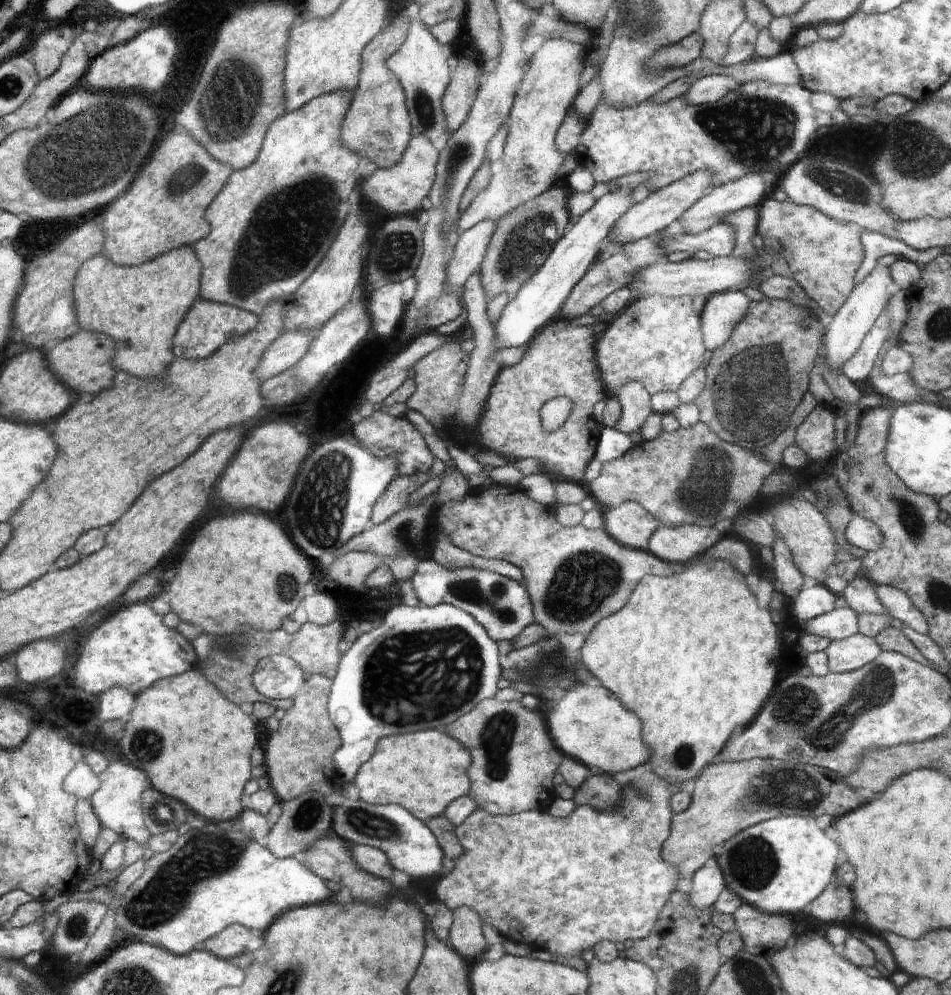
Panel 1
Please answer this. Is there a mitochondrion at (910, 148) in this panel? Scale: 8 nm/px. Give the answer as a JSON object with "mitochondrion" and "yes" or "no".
{"mitochondrion":"yes"}

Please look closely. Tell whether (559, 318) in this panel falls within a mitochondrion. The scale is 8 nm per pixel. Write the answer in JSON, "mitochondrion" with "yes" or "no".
{"mitochondrion":"no"}

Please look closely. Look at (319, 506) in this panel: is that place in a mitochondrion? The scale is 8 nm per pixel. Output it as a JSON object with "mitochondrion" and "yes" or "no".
{"mitochondrion":"yes"}

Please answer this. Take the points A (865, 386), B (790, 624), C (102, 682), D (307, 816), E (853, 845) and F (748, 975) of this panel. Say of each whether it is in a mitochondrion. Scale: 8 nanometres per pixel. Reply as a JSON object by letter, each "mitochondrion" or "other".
{"A":"other","B":"other","C":"other","D":"mitochondrion","E":"other","F":"mitochondrion"}

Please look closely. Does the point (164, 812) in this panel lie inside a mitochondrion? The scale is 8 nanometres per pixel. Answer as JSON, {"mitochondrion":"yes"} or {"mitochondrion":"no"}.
{"mitochondrion":"yes"}

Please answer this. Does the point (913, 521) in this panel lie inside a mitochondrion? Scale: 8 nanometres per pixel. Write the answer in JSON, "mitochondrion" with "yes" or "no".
{"mitochondrion":"yes"}

